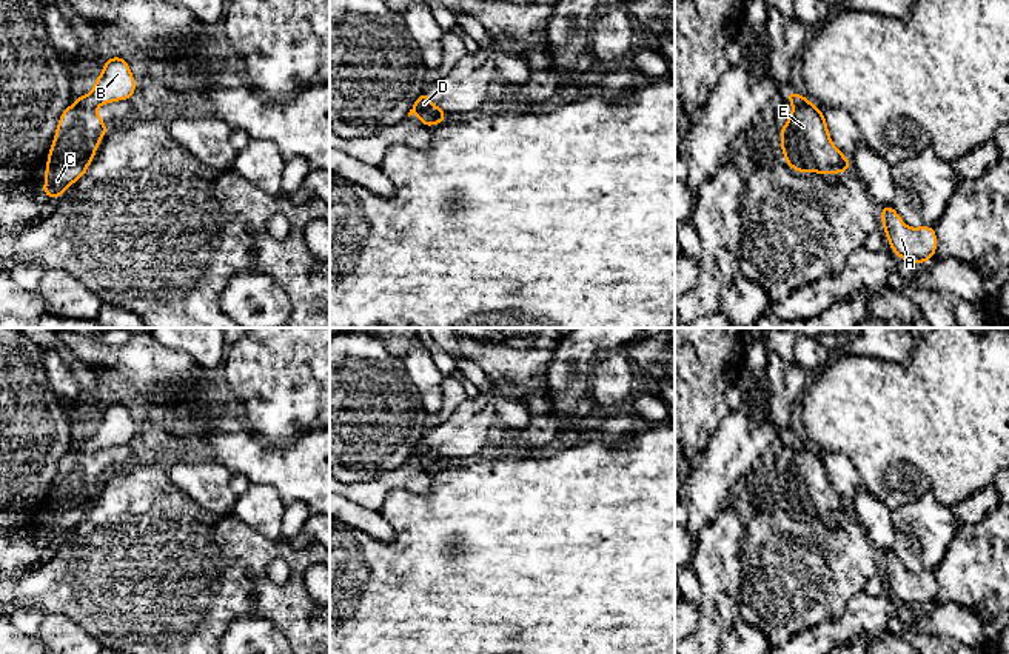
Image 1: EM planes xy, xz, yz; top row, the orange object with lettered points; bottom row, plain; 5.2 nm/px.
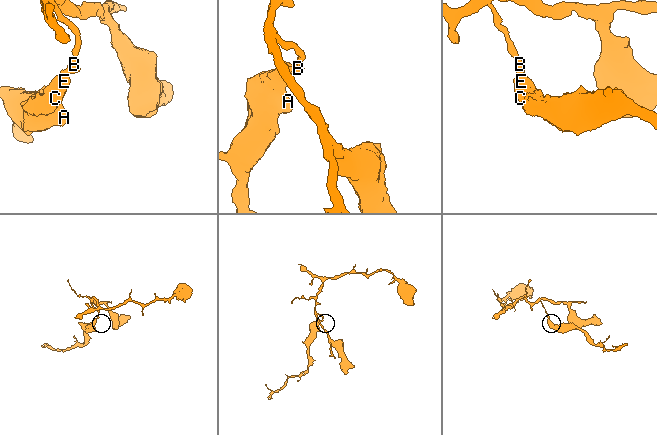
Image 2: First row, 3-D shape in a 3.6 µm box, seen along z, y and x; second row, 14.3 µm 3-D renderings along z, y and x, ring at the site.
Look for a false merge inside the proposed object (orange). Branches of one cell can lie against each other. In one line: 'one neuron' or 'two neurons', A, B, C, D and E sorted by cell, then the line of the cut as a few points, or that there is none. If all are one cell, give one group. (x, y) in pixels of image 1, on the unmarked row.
two neurons | A C D E / B | xy (77, 447), (94, 453)

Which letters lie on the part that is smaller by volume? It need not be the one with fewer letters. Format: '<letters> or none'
A, C, D, E

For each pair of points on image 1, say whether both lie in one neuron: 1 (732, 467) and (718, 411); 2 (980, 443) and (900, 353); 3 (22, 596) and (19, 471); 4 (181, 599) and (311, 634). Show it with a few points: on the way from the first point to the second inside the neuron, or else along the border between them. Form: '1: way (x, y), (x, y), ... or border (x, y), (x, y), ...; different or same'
1: border (729, 411), (710, 440), (700, 451); different
2: border (917, 343), (905, 362), (886, 362), (872, 356); different
3: border (22, 570), (16, 576); different
4: way (213, 599), (247, 599), (279, 603); same

